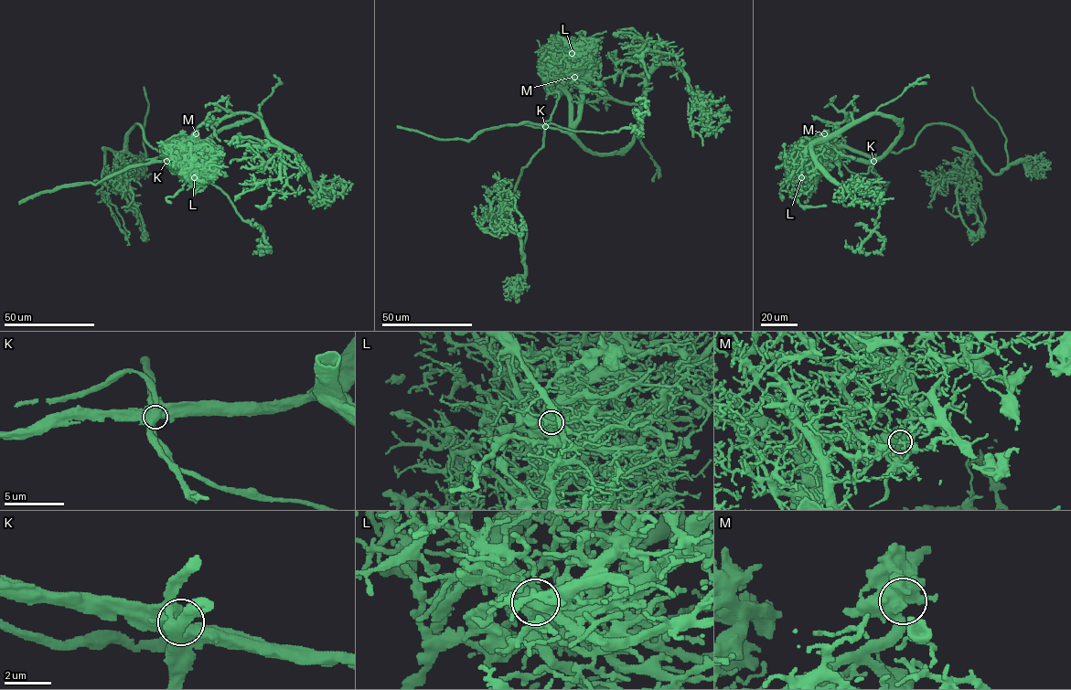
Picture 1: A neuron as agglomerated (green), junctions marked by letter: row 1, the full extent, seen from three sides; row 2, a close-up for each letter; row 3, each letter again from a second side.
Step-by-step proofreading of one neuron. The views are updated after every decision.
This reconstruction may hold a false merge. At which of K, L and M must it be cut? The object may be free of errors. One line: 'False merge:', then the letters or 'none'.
False merge: K

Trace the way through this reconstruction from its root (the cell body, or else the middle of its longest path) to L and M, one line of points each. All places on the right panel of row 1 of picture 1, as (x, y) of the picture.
L: (882, 156), (868, 161), (848, 156), (830, 158), (813, 165), (801, 177)
M: (882, 156), (871, 157), (835, 145), (824, 133)

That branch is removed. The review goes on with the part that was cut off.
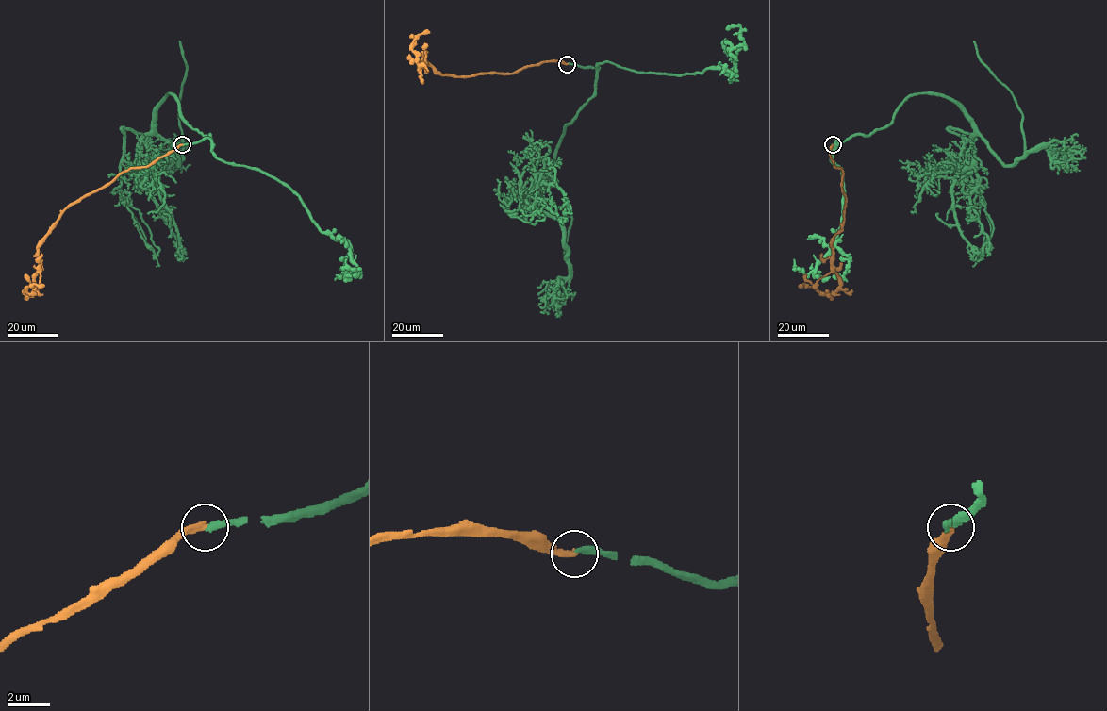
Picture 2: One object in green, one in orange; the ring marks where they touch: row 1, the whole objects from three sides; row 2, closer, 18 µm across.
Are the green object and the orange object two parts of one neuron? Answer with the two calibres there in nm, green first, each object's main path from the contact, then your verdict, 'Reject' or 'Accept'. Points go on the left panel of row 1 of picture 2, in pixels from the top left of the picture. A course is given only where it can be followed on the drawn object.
Thickness 320 nm (green) against 320 nm. Course of green: (182, 145), (213, 143), (182, 117), (171, 93), (156, 108), (156, 131), (179, 165), (186, 62), (179, 41). Course of orange: (182, 145), (149, 165), (123, 171), (64, 211), (39, 246), (35, 290), (26, 291), (34, 284), (43, 285). Accept

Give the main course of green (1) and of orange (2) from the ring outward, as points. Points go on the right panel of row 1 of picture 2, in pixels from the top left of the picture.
1: (833, 145), (886, 127), (910, 96), (938, 94), (1012, 165), (1024, 152), (1022, 113), (973, 41)
2: (833, 145), (846, 198), (832, 246), (839, 286), (821, 294), (801, 285)

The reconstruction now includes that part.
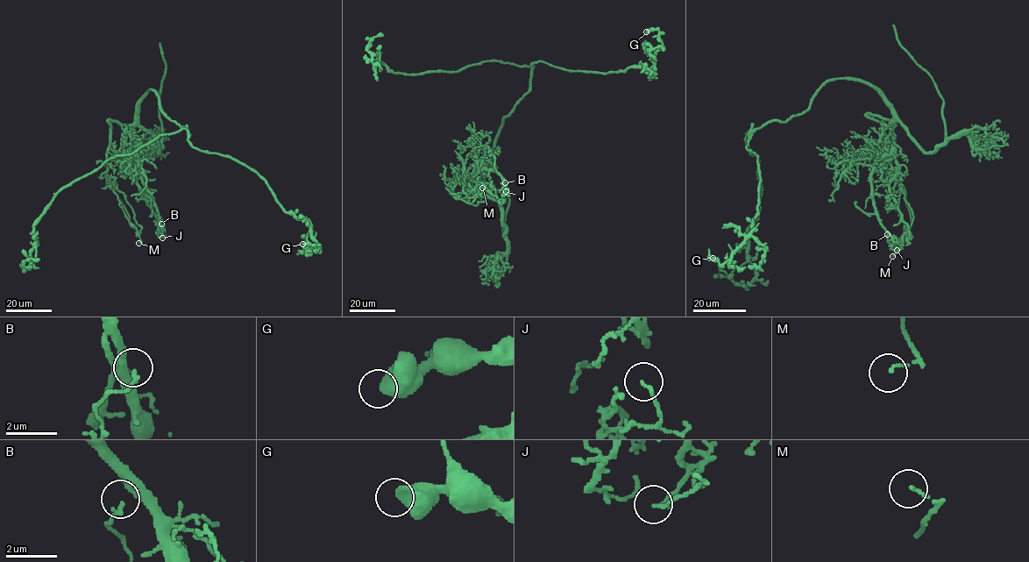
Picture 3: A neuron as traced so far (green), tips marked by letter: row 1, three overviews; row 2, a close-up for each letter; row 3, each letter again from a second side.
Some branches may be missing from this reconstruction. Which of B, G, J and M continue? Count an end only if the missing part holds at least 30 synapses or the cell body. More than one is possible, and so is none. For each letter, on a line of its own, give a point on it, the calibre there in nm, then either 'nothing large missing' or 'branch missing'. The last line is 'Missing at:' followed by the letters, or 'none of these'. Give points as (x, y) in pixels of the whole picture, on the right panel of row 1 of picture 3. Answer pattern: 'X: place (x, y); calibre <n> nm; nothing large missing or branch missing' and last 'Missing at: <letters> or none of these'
B: place (887, 234); calibre 90 nm; nothing large missing
G: place (713, 258); calibre 650 nm; nothing large missing
J: place (897, 250); calibre 100 nm; nothing large missing
M: place (892, 256); calibre 100 nm; nothing large missing
Missing at: none of these

